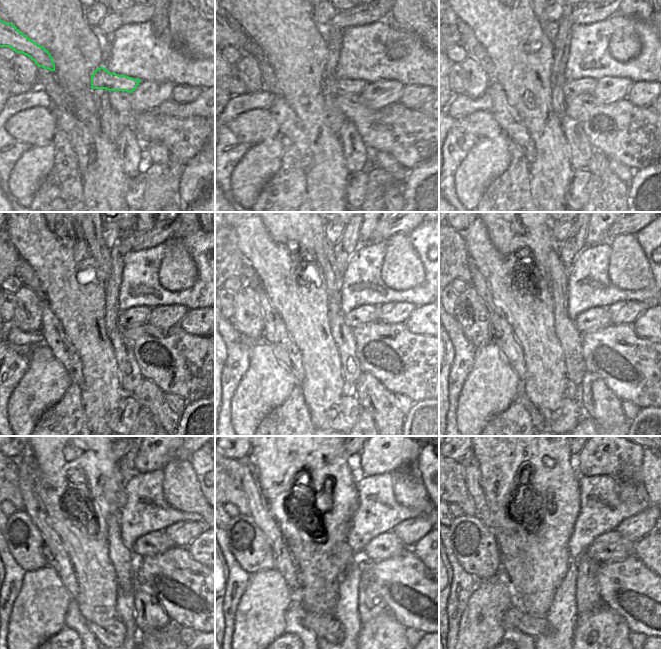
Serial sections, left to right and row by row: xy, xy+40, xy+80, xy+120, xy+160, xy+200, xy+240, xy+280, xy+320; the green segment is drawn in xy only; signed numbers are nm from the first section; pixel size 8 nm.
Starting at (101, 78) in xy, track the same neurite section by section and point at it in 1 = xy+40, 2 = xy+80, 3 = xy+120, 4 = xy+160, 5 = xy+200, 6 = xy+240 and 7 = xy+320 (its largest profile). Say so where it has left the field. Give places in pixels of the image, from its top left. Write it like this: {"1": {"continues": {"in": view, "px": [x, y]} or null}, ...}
{"1": {"continues": {"in": "xy+40", "px": [342, 86]}}, "2": {"continues": {"in": "xy+80", "px": [586, 86]}}, "3": {"continues": {"in": "xy+120", "px": [135, 316]}}, "4": {"continues": {"in": "xy+160", "px": [364, 314]}}, "5": {"continues": {"in": "xy+200", "px": [596, 318]}}, "6": {"continues": {"in": "xy+240", "px": [156, 542]}}, "7": {"continues": {"in": "xy+320", "px": [611, 546]}}}

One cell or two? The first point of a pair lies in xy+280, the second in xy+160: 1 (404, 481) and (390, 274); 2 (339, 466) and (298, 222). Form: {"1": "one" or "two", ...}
{"1": "one", "2": "one"}

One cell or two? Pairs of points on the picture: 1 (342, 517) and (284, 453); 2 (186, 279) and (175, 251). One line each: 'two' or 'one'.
1: one
2: one

